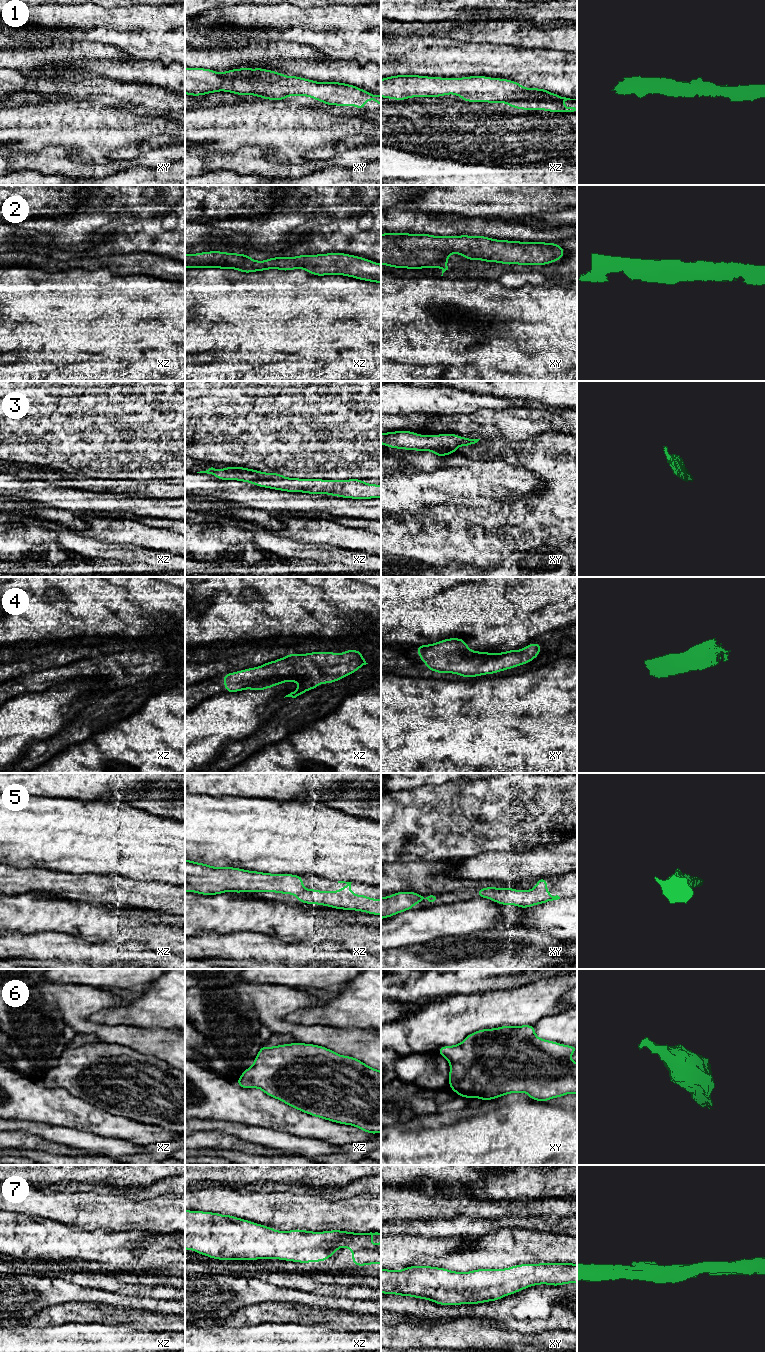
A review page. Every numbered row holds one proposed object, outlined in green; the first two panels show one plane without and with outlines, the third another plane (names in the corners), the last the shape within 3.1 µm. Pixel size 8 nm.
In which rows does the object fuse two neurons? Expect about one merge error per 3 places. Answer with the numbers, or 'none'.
none

